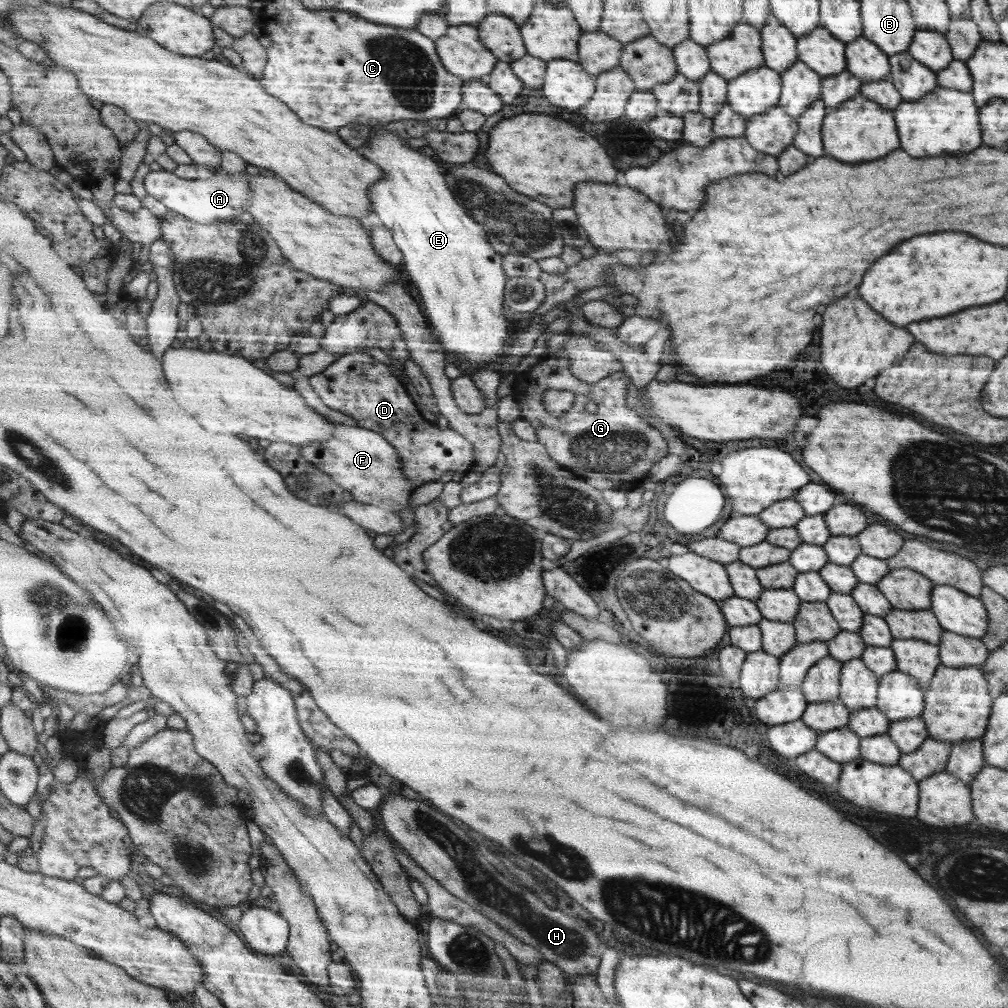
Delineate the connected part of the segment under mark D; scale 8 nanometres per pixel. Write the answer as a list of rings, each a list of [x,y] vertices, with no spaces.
[[[353,352],[342,355],[328,368],[312,375],[308,382],[310,382],[310,386],[326,406],[338,410],[338,412],[342,412],[346,416],[351,416],[359,427],[373,430],[388,439],[396,448],[398,455],[401,456],[402,463],[405,464],[406,479],[410,478],[409,482],[413,483],[415,488],[424,486],[426,482],[439,480],[440,476],[443,476],[444,472],[448,472],[448,470],[461,474],[472,470],[475,460],[473,443],[470,443],[464,435],[458,434],[456,430],[449,427],[440,429],[428,424],[422,418],[422,414],[416,410],[414,402],[410,400],[410,396],[406,394],[402,384],[392,376],[388,366],[377,361],[368,353]]]

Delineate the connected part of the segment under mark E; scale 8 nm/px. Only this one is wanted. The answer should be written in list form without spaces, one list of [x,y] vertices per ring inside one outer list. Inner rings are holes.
[[[380,130],[380,132],[372,132],[372,138],[366,142],[368,146],[368,154],[366,158],[370,158],[372,162],[378,162],[378,166],[385,171],[386,176],[381,181],[374,182],[374,186],[369,190],[370,198],[373,202],[373,212],[382,220],[382,224],[392,232],[392,239],[397,245],[397,248],[402,253],[402,264],[406,266],[406,273],[418,288],[424,306],[426,308],[425,314],[429,318],[429,324],[432,328],[433,334],[436,336],[437,342],[442,345],[441,348],[445,351],[450,362],[457,363],[460,368],[464,368],[466,373],[470,374],[474,369],[482,368],[482,366],[496,364],[498,358],[504,356],[504,348],[506,347],[506,340],[508,340],[508,326],[510,321],[504,316],[504,301],[505,301],[505,284],[508,276],[505,274],[504,266],[502,265],[502,256],[496,254],[496,248],[489,242],[487,233],[484,227],[467,214],[465,207],[462,206],[458,199],[453,194],[451,188],[446,188],[444,184],[444,176],[438,172],[438,166],[430,160],[430,156],[423,154],[420,149],[410,148],[406,144],[406,139],[400,138],[398,134]]]

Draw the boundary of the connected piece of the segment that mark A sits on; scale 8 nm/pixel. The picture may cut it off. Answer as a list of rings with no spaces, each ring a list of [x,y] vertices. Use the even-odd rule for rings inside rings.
[[[164,169],[149,172],[144,184],[149,195],[161,201],[169,211],[182,214],[202,224],[234,220],[234,216],[242,214],[242,204],[254,196],[249,183],[246,182],[246,173],[203,174],[196,179],[187,179]]]

